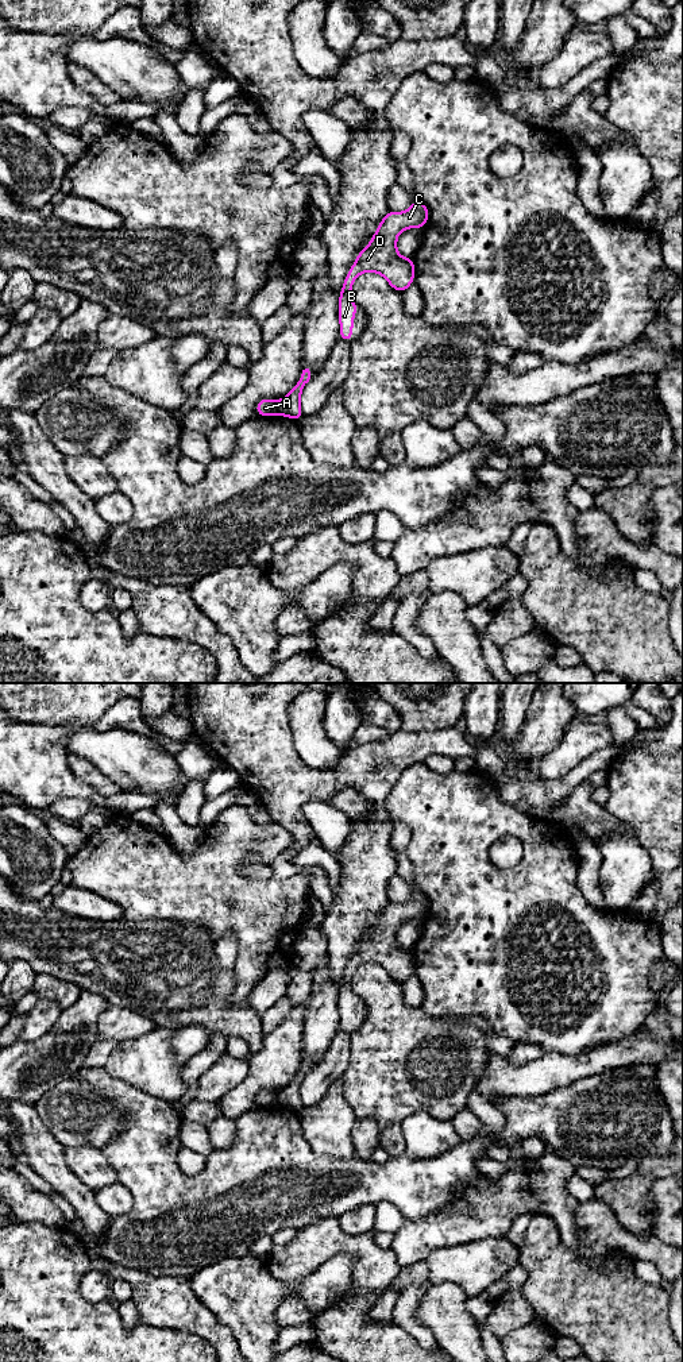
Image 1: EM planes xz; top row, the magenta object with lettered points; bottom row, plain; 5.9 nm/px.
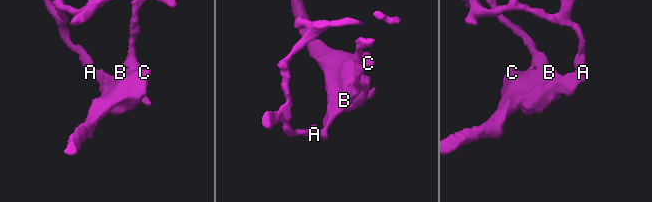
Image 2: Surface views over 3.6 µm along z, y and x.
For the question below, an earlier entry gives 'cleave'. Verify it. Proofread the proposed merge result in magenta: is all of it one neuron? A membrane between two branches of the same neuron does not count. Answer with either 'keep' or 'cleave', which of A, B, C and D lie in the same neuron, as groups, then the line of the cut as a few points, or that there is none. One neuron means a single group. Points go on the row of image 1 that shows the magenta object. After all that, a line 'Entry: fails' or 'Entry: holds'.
cleave; groups A / B C D; cut xz (278, 401), (276, 412)
Entry: holds

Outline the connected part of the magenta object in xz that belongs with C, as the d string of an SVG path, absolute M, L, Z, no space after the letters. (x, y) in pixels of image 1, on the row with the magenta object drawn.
M413 200L405 212L389 211L381 220L371 242L360 250L350 267L339 294L339 339L351 342L354 315L359 308L351 298L354 281L362 273L378 273L389 285L404 293L414 282L414 261L404 258L397 251L397 238L408 228L424 228L429 219L429 209L422 201Z

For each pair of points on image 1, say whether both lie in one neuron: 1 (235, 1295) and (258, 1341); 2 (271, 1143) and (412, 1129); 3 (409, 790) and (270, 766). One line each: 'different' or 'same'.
1: same
2: different
3: different

